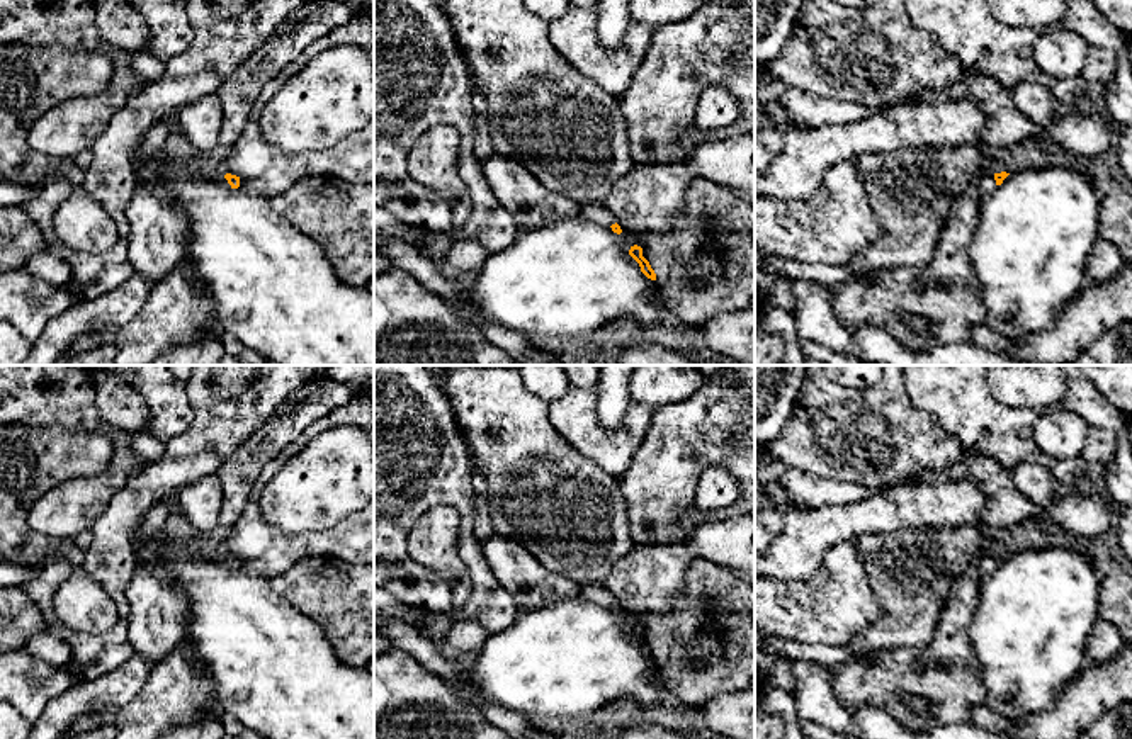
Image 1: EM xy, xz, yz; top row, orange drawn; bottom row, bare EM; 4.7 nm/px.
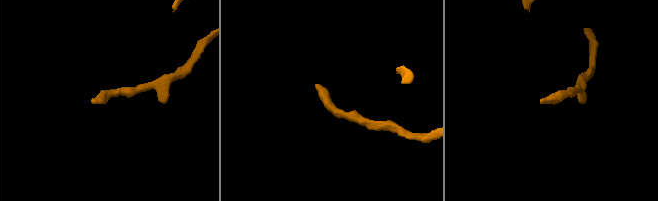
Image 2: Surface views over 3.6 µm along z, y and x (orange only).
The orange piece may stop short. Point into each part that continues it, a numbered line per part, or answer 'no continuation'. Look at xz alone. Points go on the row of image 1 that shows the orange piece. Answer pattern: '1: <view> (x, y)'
1: xz (594, 211)

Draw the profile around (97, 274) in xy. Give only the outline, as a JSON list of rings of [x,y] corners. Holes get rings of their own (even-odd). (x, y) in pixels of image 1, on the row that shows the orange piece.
[[[49,175],[44,182],[27,185],[31,195],[22,209],[41,229],[46,253],[61,257],[71,268],[71,280],[82,291],[83,299],[97,299],[122,285],[134,268],[127,258],[127,233],[119,231],[116,246],[109,251],[85,255],[65,246],[54,234],[54,212],[70,197],[71,187],[59,175]]]

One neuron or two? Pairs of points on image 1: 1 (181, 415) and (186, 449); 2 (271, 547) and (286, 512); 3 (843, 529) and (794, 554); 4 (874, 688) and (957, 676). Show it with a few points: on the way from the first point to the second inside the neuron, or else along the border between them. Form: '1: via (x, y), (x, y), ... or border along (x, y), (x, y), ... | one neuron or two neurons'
1: border along (184, 389), (194, 420), (167, 442) | two neurons
2: border along (260, 490), (266, 520), (286, 530), (318, 530) | two neurons
3: via (832, 529), (820, 529), (806, 542) | one neuron
4: via (894, 678), (937, 676) | one neuron

